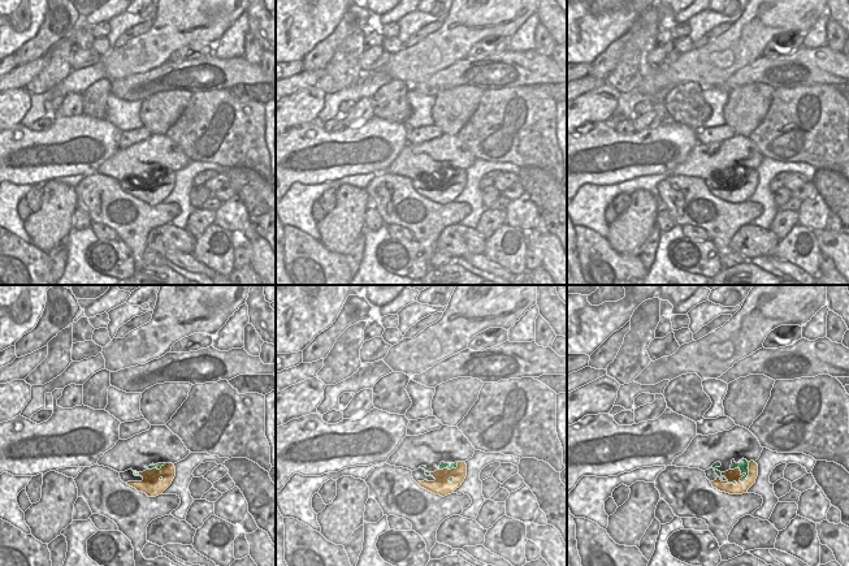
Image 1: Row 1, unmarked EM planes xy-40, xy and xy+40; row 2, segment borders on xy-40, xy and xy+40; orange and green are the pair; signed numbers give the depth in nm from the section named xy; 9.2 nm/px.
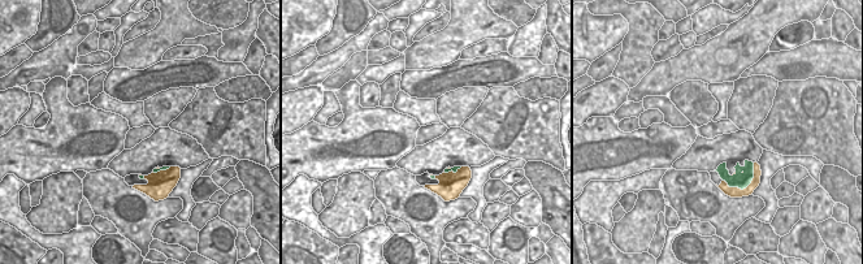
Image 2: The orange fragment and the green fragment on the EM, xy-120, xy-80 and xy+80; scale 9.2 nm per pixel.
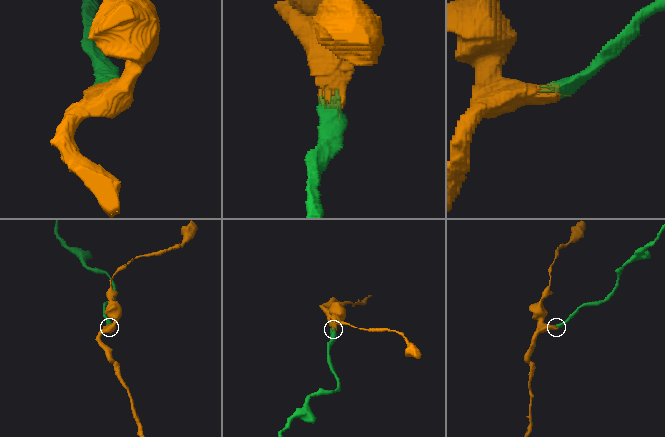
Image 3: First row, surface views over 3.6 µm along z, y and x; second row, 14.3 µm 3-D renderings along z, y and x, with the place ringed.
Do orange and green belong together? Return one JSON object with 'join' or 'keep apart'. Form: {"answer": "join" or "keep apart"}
{"answer": "join"}

